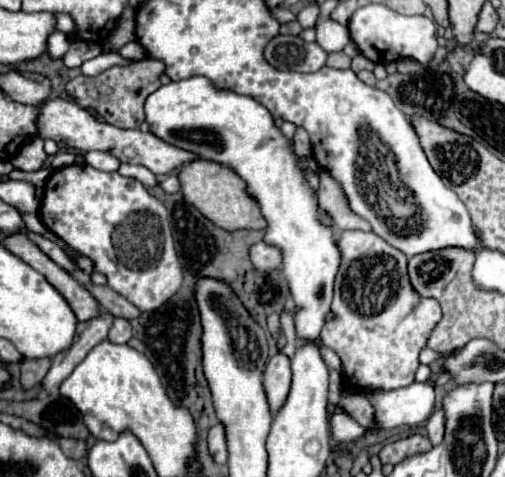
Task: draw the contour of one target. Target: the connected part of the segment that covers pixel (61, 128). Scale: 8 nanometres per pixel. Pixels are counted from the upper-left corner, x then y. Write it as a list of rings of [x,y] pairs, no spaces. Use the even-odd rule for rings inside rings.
[[[50,98],[40,106],[38,134],[40,138],[52,138],[56,142],[64,142],[66,146],[82,154],[88,150],[110,152],[120,162],[142,164],[154,174],[170,174],[174,168],[182,168],[184,164],[198,160],[198,154],[190,154],[188,150],[178,150],[178,146],[170,146],[168,142],[156,138],[152,132],[144,134],[140,130],[122,130],[118,126],[110,126],[108,122],[102,122],[96,116],[92,116],[88,110],[80,108],[76,102],[62,98]]]

